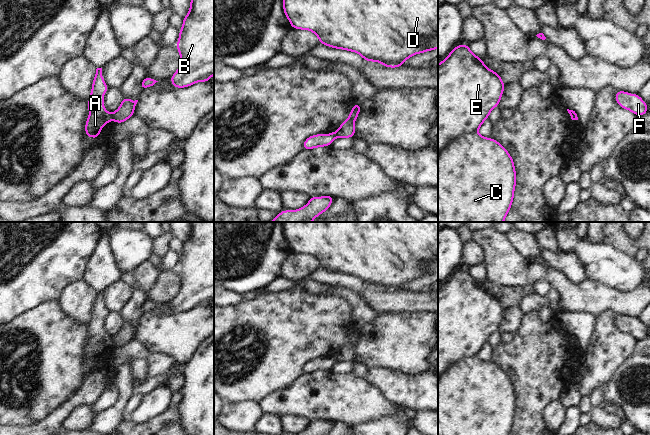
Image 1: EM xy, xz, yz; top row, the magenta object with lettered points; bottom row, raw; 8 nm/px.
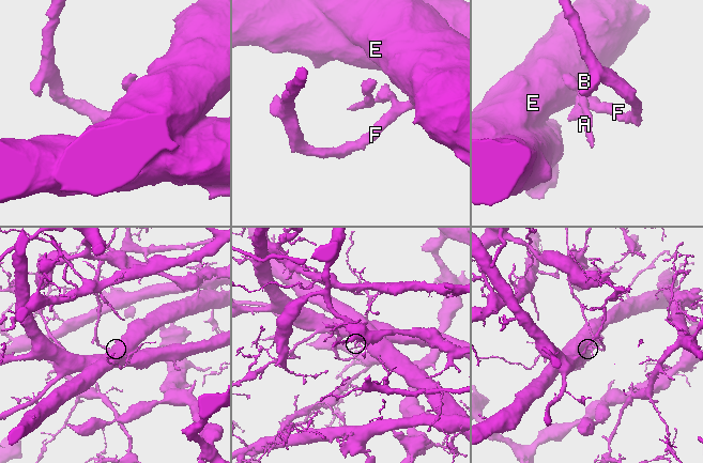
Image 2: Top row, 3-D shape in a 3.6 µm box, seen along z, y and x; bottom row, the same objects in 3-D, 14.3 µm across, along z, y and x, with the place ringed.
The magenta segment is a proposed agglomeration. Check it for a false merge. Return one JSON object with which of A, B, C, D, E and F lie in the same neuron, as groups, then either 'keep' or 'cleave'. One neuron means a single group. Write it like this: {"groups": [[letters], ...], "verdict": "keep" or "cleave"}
{"groups": [["A"], ["B", "C", "D", "E", "F"]], "verdict": "cleave"}

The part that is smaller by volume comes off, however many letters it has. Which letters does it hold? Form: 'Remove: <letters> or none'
Remove: A

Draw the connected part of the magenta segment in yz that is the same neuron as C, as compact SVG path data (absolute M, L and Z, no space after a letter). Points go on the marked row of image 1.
M459 44L454 47L449 55L438 64L438 222L504 222L514 200L516 189L516 168L510 153L495 139L478 134L478 129L489 118L493 108L498 108L506 85L501 76L490 70L476 56L467 44Z

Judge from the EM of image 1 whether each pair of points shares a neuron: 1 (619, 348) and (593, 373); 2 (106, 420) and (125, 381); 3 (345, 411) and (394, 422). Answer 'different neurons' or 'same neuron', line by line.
1: same neuron
2: same neuron
3: different neurons

